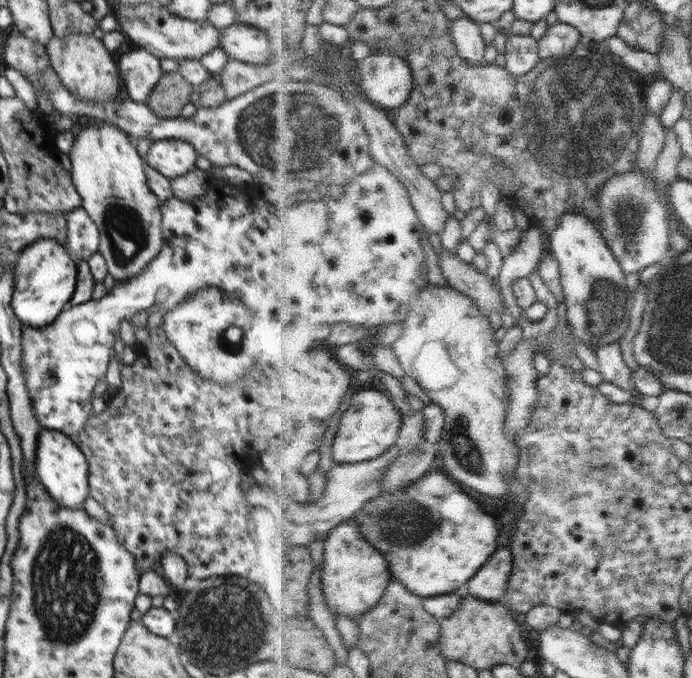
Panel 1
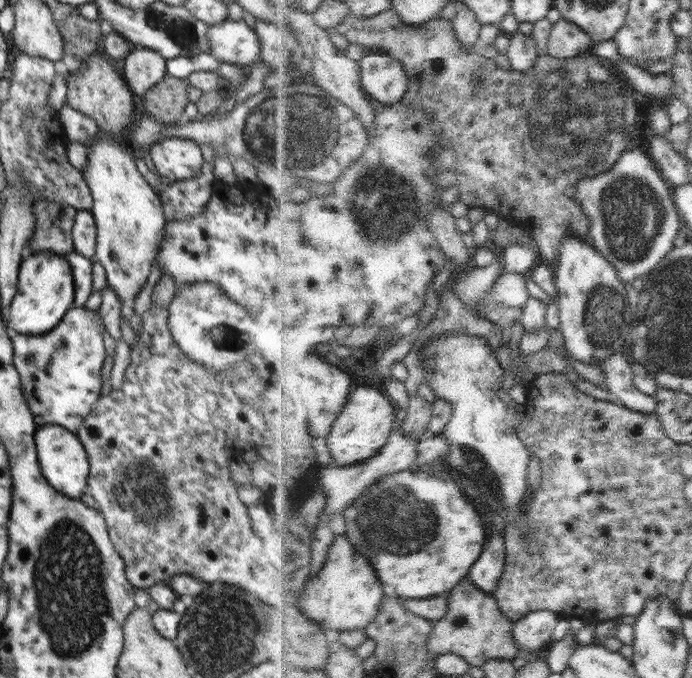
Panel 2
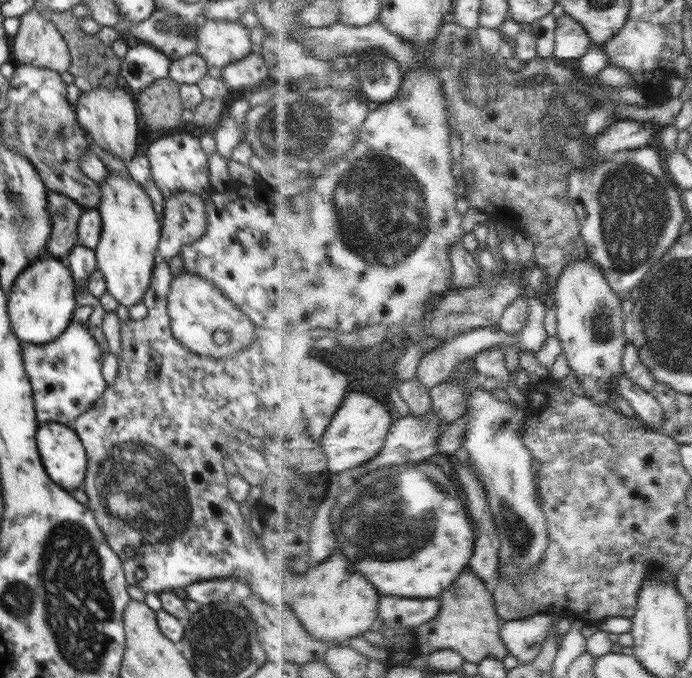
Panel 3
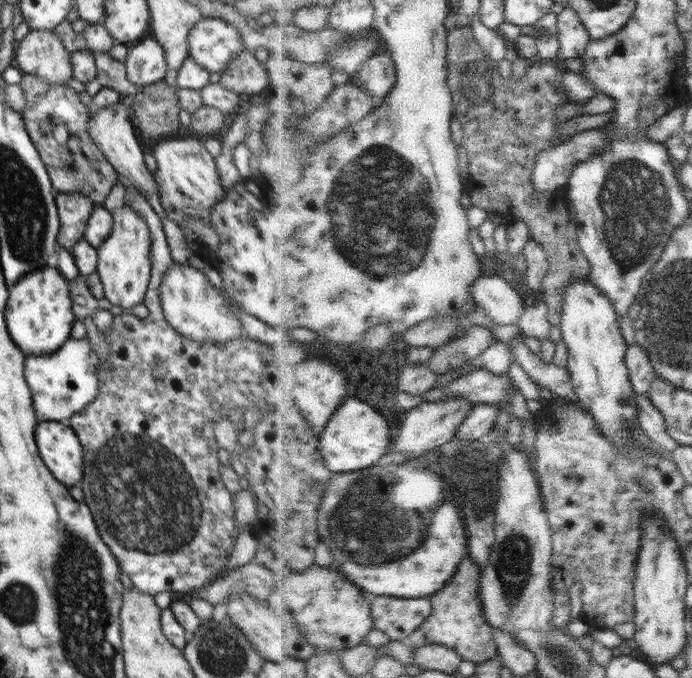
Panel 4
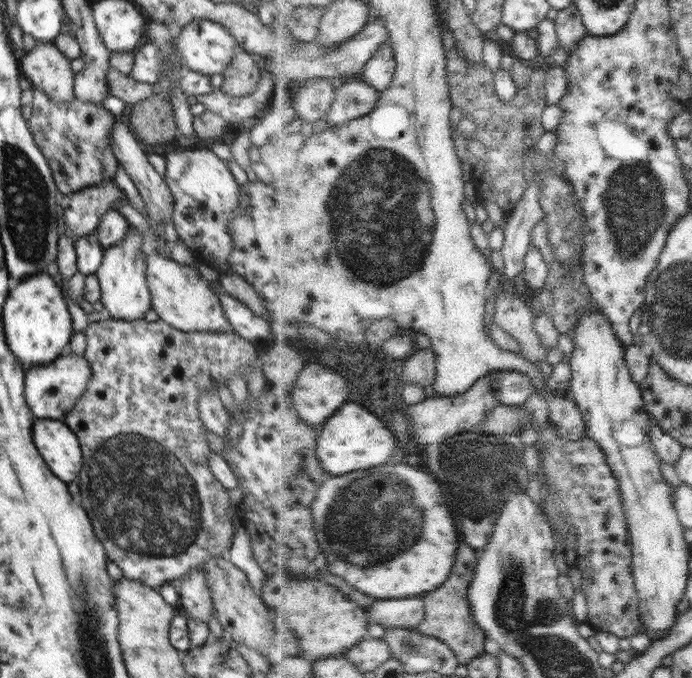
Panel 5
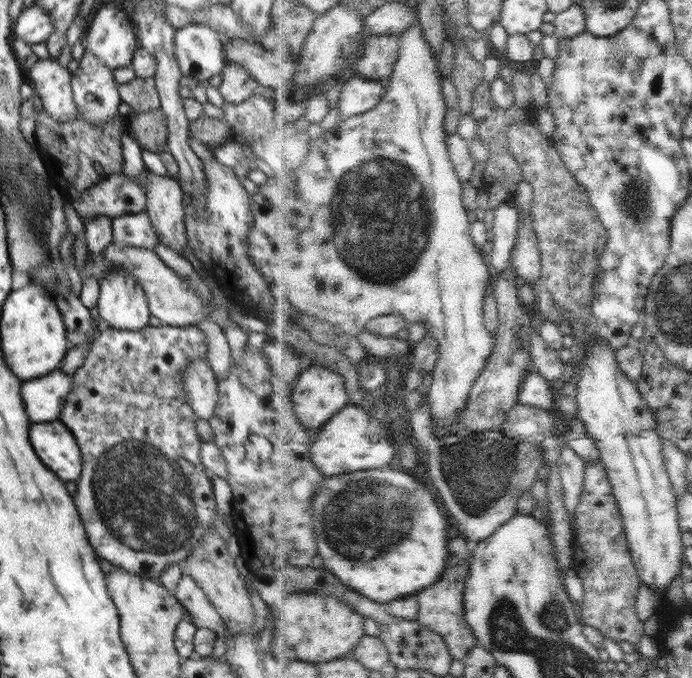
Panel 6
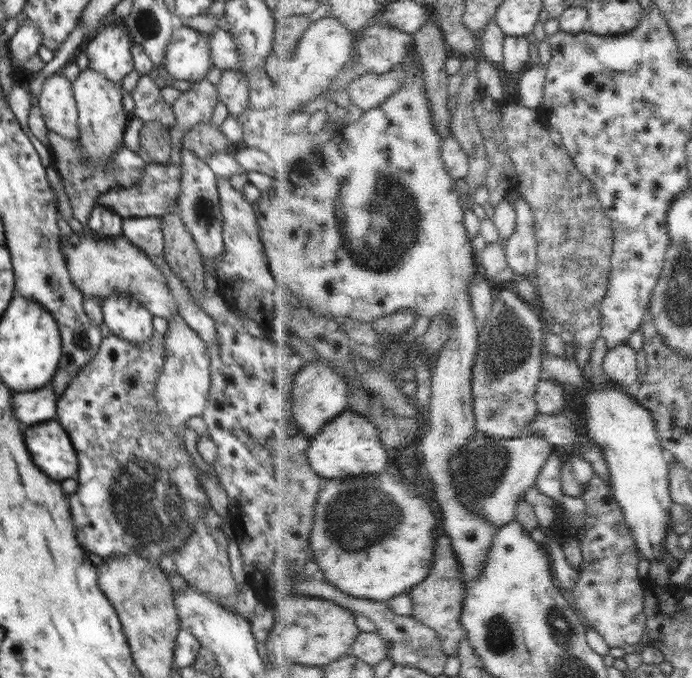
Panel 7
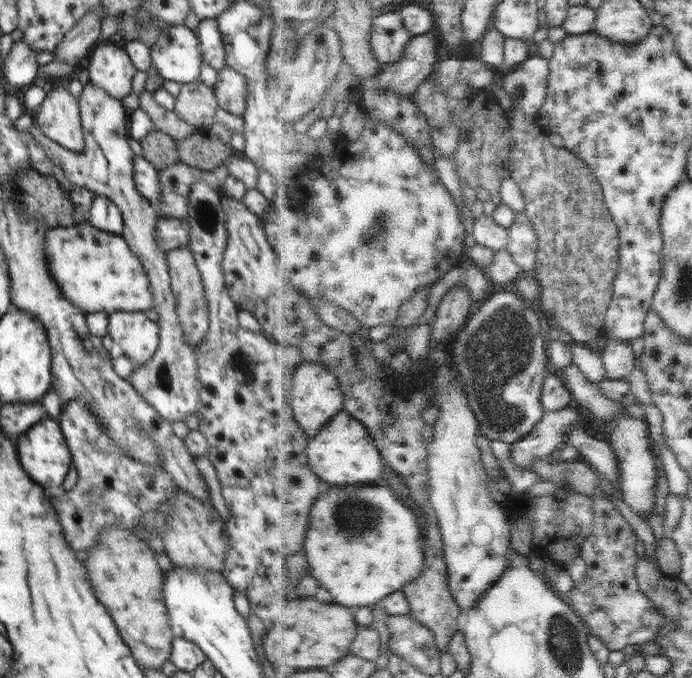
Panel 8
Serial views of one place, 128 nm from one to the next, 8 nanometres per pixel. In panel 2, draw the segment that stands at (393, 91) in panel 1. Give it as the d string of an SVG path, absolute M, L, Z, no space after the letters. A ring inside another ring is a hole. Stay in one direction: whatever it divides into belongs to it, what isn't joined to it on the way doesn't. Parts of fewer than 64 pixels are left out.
M369 52L361 60L361 71L368 94L387 106L402 103L411 87L404 62L386 52Z

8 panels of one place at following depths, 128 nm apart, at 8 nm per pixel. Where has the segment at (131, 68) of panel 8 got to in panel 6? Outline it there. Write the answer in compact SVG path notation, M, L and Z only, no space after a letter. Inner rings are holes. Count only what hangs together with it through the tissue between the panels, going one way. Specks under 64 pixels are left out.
M104 5L96 12L85 41L87 42L85 48L112 71L131 66L134 53L140 47L131 19L113 5Z

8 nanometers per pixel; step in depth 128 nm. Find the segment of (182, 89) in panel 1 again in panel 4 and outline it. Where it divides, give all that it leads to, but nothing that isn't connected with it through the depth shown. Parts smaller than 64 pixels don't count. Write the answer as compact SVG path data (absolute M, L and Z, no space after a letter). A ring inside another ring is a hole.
M164 80L142 86L128 103L132 107L132 123L142 136L155 139L178 134L181 106L176 88Z

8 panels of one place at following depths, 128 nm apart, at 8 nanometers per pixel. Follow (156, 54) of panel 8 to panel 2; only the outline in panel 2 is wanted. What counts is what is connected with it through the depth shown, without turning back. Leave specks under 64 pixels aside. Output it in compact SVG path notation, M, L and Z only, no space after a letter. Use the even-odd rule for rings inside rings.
M226 19L221 23L209 25L207 30L209 52L220 62L236 65L250 65L261 62L261 41L250 20L233 21Z

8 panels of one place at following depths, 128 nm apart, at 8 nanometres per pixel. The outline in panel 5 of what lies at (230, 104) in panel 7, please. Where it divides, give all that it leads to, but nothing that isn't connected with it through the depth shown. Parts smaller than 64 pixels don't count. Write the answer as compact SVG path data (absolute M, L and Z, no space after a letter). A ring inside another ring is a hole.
M239 49L232 62L223 72L223 82L220 90L230 96L252 94L261 81L262 73L257 57Z

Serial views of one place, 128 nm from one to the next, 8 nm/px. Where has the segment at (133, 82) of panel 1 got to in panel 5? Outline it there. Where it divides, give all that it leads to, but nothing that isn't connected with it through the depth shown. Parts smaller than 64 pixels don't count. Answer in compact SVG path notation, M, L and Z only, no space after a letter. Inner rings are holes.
M143 41L134 53L131 77L139 83L157 85L165 65L165 58L161 50L155 44Z

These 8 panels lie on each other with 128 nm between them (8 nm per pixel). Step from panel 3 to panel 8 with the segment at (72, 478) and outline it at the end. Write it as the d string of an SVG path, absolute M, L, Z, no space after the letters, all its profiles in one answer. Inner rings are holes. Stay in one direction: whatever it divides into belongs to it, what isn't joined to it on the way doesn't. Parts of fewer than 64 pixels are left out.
M42 418L16 439L20 465L25 473L40 486L50 488L60 486L73 464L71 450L65 436L54 419Z

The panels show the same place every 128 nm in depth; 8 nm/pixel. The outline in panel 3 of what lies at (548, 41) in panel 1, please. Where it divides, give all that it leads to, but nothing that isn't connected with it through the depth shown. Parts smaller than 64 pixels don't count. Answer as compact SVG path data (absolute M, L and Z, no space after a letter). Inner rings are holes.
M565 13L559 18L556 56L581 59L593 45L588 29L574 16Z

